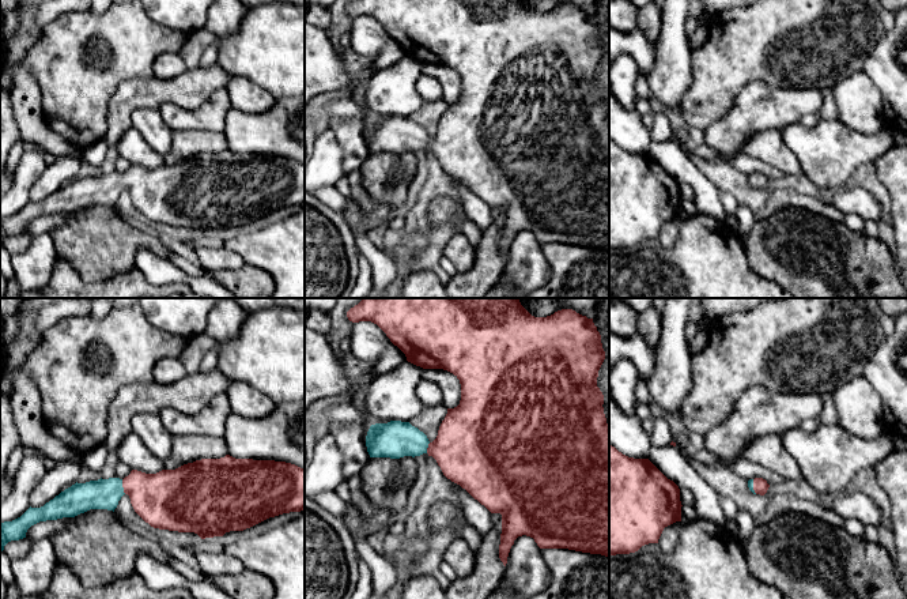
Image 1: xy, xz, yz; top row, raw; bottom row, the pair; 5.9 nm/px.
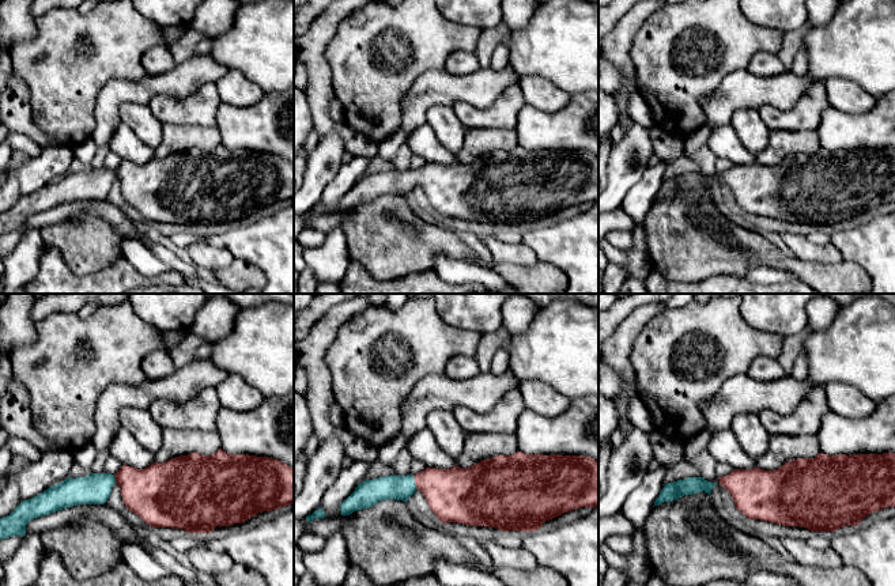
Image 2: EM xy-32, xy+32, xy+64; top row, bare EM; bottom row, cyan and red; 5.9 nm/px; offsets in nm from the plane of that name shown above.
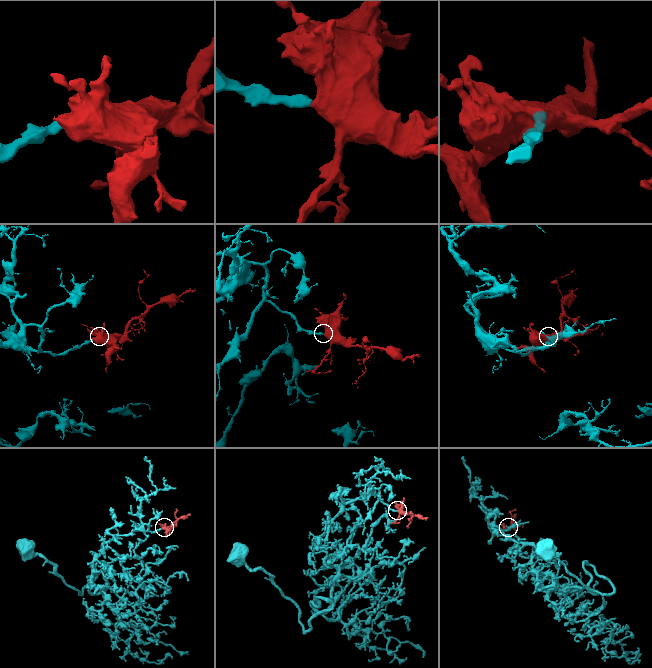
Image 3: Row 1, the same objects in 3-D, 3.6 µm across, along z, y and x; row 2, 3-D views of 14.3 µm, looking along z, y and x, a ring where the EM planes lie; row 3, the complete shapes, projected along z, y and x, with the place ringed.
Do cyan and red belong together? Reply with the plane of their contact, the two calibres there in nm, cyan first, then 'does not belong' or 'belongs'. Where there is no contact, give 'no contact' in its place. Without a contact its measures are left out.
contact in xy; calibres 180 and 320 nm; belongs

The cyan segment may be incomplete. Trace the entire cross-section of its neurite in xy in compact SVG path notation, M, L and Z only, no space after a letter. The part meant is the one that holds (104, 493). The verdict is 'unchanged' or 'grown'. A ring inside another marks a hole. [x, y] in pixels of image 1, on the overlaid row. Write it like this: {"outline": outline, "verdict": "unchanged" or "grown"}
{"outline": "M226 455L220 459L201 459L193 463L184 464L175 470L162 470L156 474L146 474L132 470L124 479L109 478L90 481L86 483L75 483L61 491L53 500L41 508L29 508L20 517L12 521L0 523L0 551L11 540L26 538L27 530L46 520L57 520L63 517L75 517L90 509L107 509L117 508L118 501L124 494L128 494L135 512L151 527L159 530L194 532L201 539L223 536L230 531L243 531L269 517L283 513L301 512L305 509L305 470L286 462L275 460L253 460L253 459L235 459Z", "verdict": "grown"}

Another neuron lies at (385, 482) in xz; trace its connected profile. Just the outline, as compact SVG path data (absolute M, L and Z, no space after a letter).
M412 456L370 457L359 472L362 490L373 505L389 513L400 512L407 504L416 471L417 464Z

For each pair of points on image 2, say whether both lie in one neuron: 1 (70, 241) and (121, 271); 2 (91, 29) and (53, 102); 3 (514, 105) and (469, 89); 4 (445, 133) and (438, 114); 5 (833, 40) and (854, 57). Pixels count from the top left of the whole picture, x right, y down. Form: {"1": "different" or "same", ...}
{"1": "different", "2": "same", "3": "different", "4": "same", "5": "same"}

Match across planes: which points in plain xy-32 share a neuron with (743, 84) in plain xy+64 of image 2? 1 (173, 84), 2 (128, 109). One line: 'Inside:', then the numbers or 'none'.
Inside: 1

